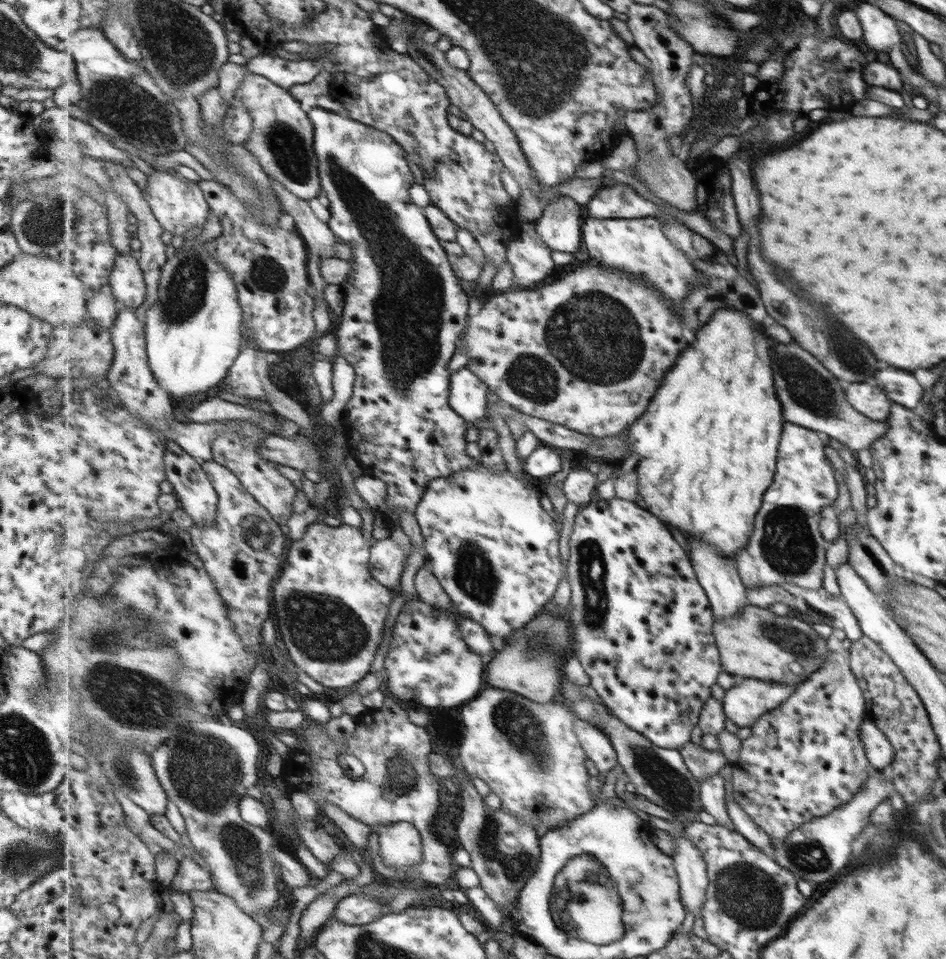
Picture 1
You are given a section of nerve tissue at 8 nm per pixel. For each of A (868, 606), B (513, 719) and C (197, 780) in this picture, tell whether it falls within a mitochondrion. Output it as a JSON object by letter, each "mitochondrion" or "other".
{"A":"other","B":"mitochondrion","C":"mitochondrion"}

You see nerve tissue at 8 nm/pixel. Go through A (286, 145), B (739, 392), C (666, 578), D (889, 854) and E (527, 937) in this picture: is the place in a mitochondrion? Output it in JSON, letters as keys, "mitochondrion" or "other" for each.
{"A":"mitochondrion","B":"other","C":"other","D":"other","E":"other"}

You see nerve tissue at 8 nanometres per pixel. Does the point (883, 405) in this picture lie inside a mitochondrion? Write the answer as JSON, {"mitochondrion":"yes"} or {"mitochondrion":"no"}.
{"mitochondrion":"no"}

